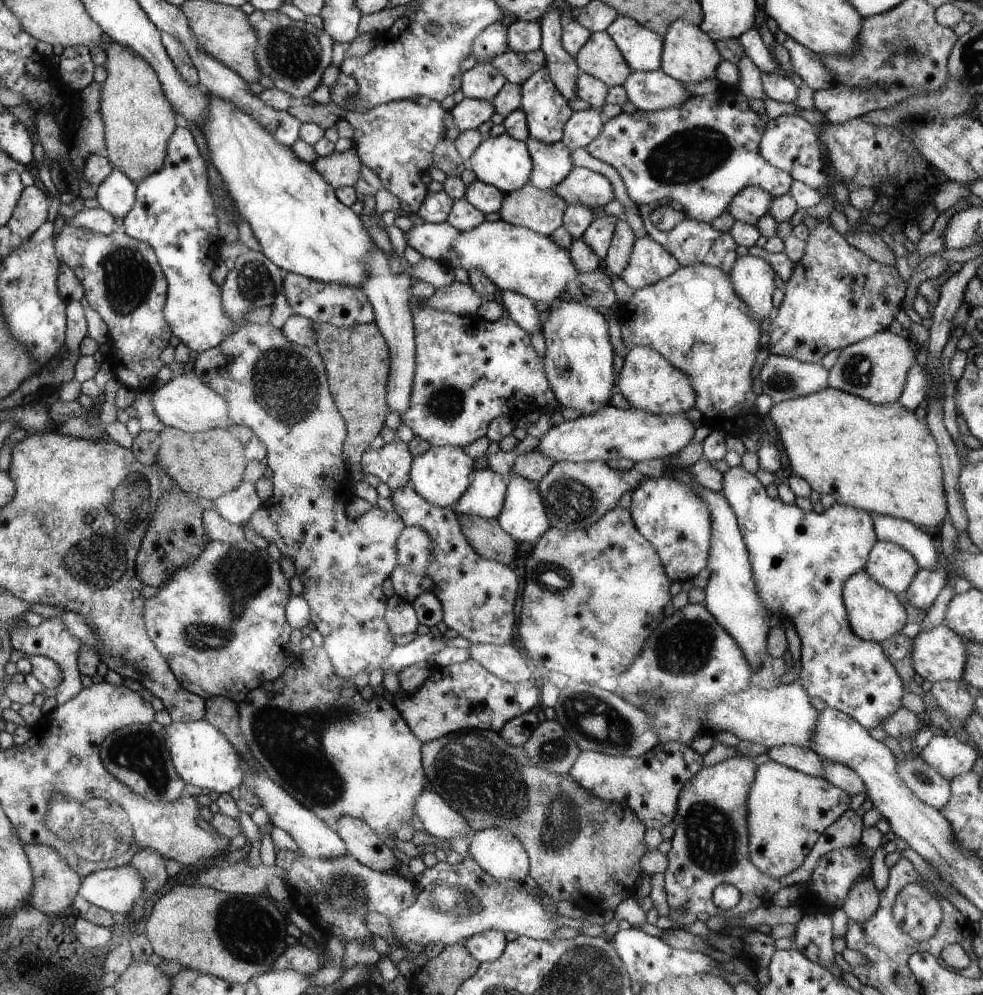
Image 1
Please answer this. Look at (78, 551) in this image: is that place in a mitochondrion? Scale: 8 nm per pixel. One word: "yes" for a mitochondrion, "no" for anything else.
yes

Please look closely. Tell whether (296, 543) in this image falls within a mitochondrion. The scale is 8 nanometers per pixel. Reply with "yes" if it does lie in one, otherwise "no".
no

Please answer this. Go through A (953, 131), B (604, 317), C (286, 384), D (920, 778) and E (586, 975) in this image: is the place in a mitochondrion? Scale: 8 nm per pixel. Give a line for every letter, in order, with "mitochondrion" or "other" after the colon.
A: other
B: other
C: mitochondrion
D: mitochondrion
E: mitochondrion

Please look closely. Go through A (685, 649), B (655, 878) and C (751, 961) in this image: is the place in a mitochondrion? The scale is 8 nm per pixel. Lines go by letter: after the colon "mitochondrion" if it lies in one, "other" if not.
A: mitochondrion
B: other
C: other

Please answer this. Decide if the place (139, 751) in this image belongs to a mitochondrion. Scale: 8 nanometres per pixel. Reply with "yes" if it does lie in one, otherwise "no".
yes

